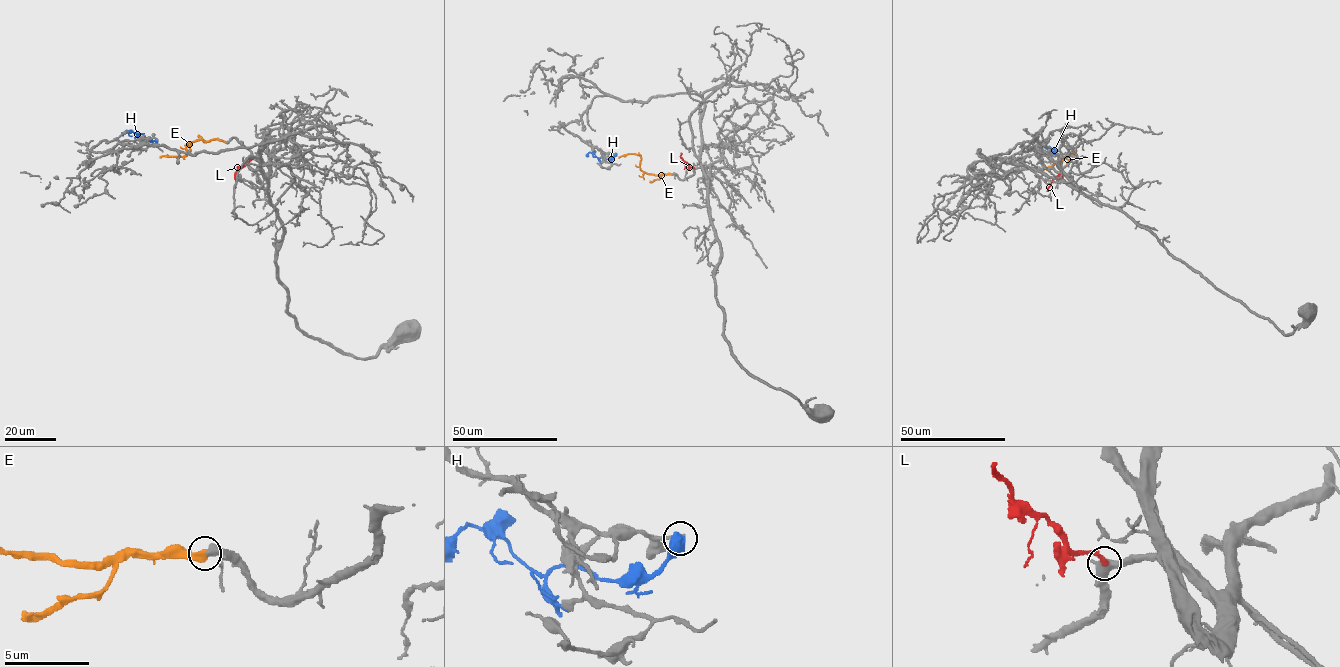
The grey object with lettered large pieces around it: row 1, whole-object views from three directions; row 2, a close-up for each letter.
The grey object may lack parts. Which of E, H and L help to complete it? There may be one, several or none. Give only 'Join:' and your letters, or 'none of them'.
Join: E

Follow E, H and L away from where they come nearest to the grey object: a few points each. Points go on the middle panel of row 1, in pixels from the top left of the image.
E: (672, 174), (654, 175), (643, 172), (638, 155), (618, 157)
H: (616, 154), (608, 159), (598, 158), (590, 152), (586, 157)
L: (694, 168), (682, 160), (681, 152)

